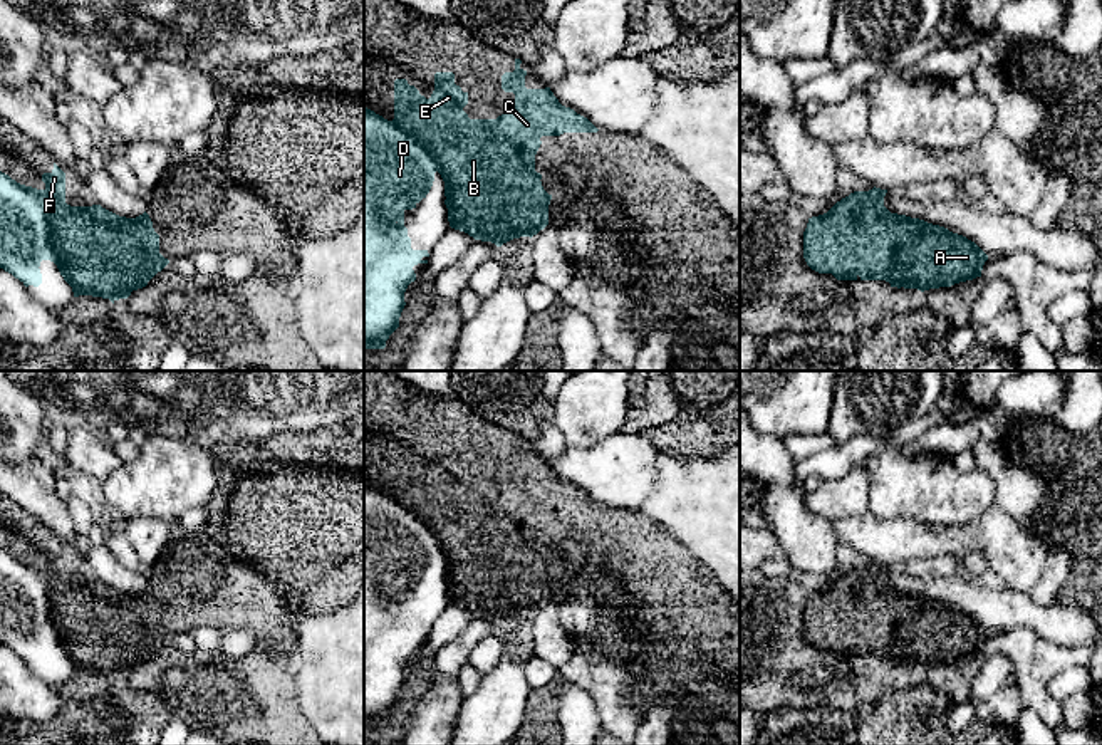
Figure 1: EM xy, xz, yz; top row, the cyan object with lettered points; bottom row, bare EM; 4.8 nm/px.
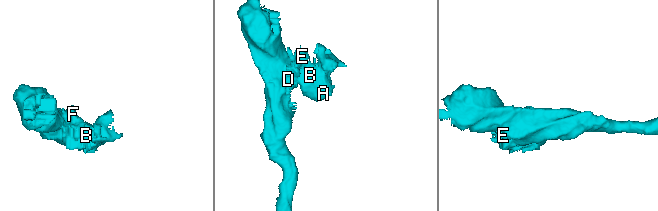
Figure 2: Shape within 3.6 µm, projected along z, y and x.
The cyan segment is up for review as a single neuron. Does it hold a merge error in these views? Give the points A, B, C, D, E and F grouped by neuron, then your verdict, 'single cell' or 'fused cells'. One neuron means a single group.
A B D E F / C; fused cells

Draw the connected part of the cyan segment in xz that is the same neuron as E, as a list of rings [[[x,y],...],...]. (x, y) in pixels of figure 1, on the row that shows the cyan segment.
[[[436,72],[434,91],[429,99],[421,96],[414,86],[409,86],[406,79],[394,81],[392,121],[364,107],[364,351],[386,347],[386,341],[399,327],[399,317],[406,305],[404,292],[416,280],[413,267],[428,263],[428,250],[411,248],[404,211],[416,208],[426,198],[436,171],[444,181],[450,227],[475,240],[502,247],[513,238],[532,238],[548,225],[552,195],[540,188],[540,180],[527,178],[518,164],[518,154],[508,151],[513,116],[503,112],[496,119],[470,119],[463,111],[466,104],[468,92],[455,84],[455,74]]]

